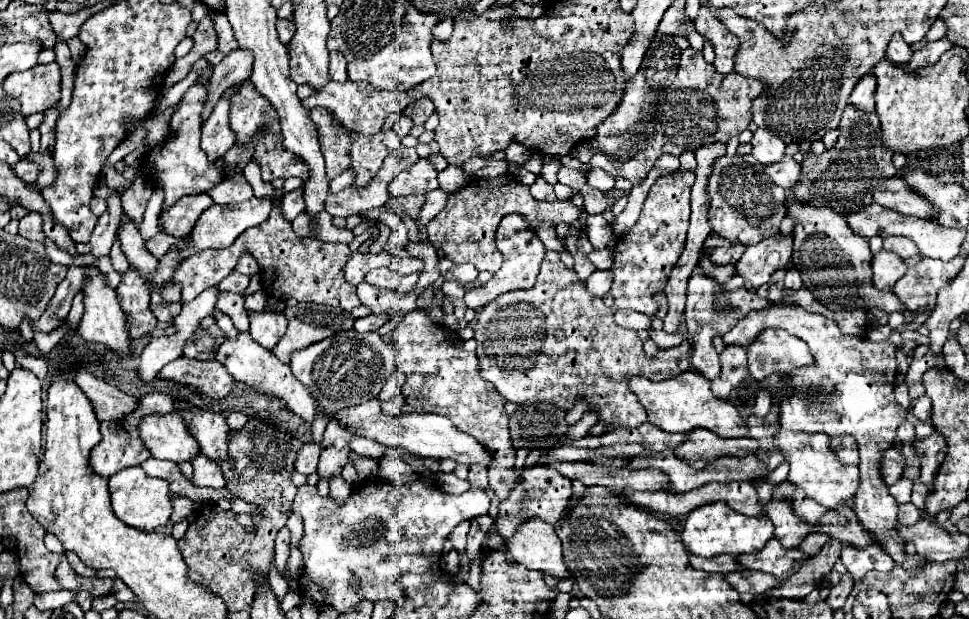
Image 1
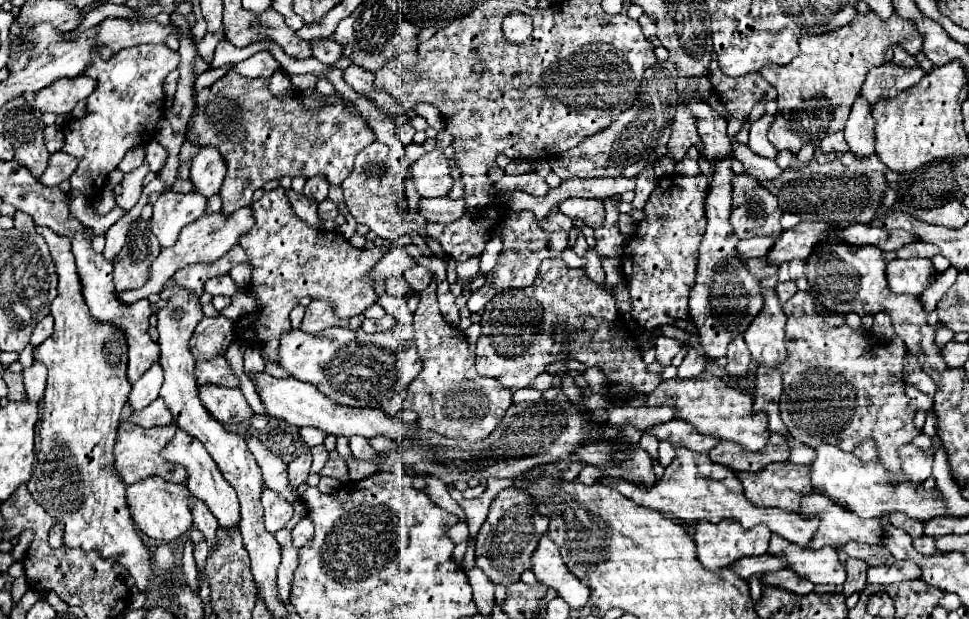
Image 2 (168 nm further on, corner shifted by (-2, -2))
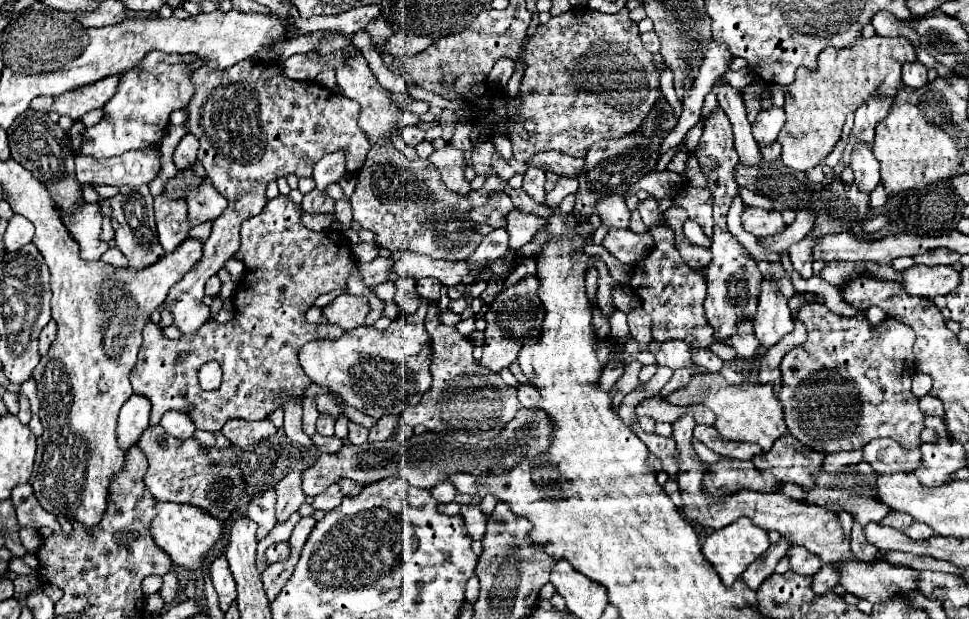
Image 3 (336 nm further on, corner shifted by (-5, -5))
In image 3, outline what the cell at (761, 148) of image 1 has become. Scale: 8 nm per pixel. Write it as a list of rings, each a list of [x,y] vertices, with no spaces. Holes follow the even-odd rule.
[[[771,107],[761,111],[753,123],[753,137],[757,139],[759,147],[769,147],[775,143],[779,131],[785,125],[785,111],[779,107]]]

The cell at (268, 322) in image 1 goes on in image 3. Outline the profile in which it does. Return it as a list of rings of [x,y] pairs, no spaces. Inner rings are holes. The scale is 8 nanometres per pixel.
[[[427,305],[411,315],[401,315],[385,331],[357,327],[345,331],[337,341],[311,341],[299,351],[299,363],[307,377],[319,387],[327,387],[341,399],[375,419],[393,413],[401,415],[407,407],[417,405],[431,387],[431,339],[425,331]]]

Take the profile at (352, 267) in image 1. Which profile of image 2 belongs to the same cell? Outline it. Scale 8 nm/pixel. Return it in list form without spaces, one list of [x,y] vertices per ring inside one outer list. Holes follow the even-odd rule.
[[[392,246],[392,250],[388,250],[384,254],[384,258],[378,262],[378,266],[374,266],[370,276],[378,282],[378,280],[392,278],[392,276],[400,276],[402,272],[406,272],[414,266],[416,266],[416,260],[406,252],[406,248]]]

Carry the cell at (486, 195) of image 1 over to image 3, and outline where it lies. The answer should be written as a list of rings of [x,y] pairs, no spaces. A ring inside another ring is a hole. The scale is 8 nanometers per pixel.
[[[609,195],[595,203],[593,213],[601,217],[601,225],[605,227],[627,227],[631,219],[631,211],[625,205],[625,199],[621,195]]]

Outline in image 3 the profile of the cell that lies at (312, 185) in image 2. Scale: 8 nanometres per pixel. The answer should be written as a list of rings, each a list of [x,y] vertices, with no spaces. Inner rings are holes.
[[[335,153],[323,157],[313,171],[313,179],[317,181],[317,189],[325,191],[331,183],[337,183],[345,175],[345,155]]]

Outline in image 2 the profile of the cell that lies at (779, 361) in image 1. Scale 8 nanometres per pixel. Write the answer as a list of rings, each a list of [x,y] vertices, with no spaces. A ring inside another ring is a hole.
[[[762,288],[764,308],[754,318],[744,334],[744,340],[752,352],[752,358],[760,366],[778,366],[786,358],[784,348],[784,324],[786,314],[782,312],[782,302],[772,288]]]

